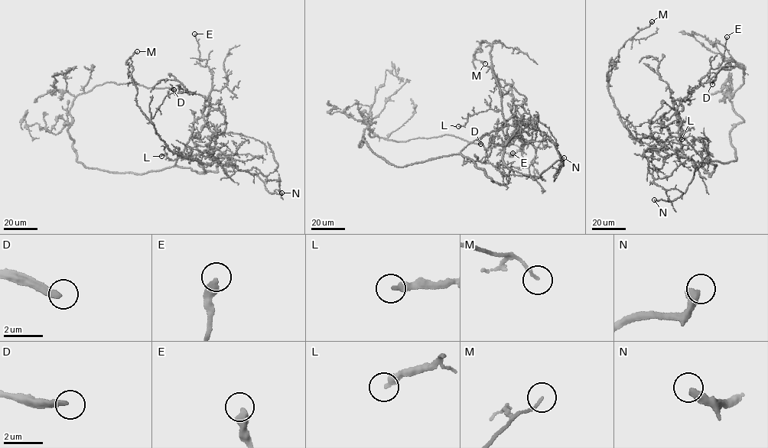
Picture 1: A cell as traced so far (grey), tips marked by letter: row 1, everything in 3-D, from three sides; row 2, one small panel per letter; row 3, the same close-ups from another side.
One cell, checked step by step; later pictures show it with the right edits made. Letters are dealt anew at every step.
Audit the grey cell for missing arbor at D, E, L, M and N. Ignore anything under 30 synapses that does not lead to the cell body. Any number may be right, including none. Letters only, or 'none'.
D, N

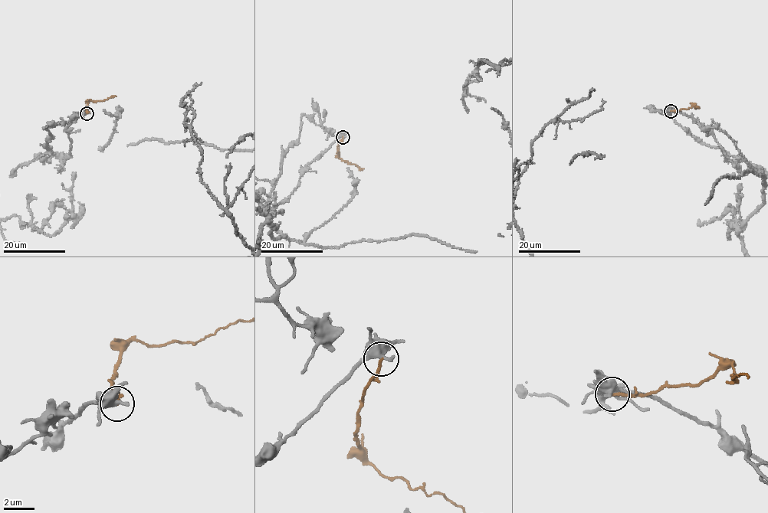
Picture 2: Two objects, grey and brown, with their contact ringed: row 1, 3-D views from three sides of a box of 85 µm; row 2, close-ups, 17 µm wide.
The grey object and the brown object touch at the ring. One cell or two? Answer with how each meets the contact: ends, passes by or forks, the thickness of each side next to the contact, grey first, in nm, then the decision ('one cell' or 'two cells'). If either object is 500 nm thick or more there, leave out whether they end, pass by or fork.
grey passes by; brown ends; calibres 480 and 180 nm; two cells

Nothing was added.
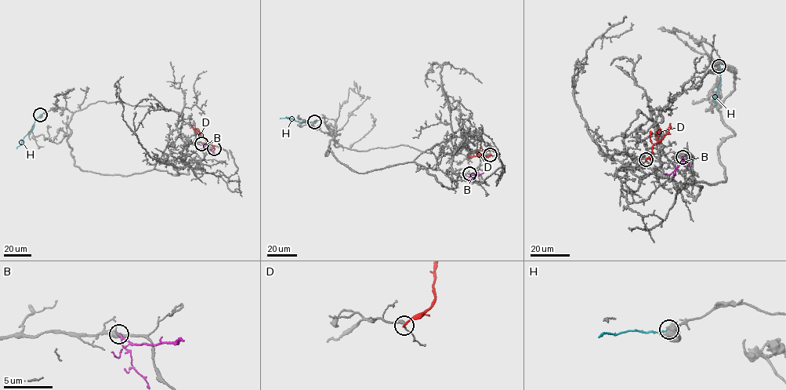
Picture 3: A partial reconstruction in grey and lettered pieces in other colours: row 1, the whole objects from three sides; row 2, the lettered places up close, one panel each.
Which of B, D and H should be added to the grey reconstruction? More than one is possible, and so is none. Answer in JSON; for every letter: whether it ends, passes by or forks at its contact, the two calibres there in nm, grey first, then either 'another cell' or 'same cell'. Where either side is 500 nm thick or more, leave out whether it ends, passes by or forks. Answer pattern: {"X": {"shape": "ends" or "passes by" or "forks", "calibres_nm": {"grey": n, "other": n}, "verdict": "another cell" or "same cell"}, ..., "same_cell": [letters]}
{"B": {"shape": "passes by", "calibres_nm": {"grey": 240, "other": 120}, "verdict": "same cell"}, "D": {"shape": "ends", "calibres_nm": {"grey": 200, "other": 200}, "verdict": "another cell"}, "H": {"calibres_nm": {"grey": 550, "other": 170}, "verdict": "another cell"}, "same_cell": ["B"]}

